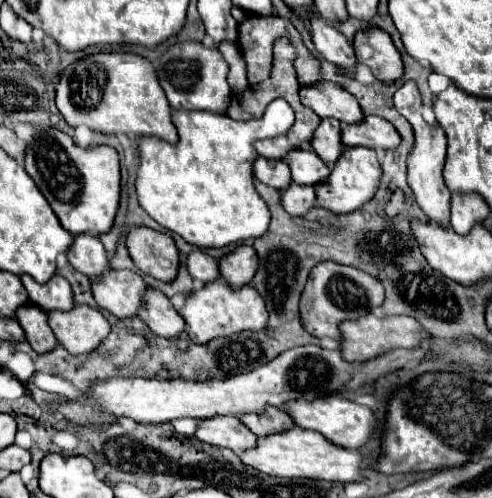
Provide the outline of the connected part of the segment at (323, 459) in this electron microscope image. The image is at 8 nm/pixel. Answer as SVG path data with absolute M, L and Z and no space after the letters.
M289 428L279 434L271 434L257 440L255 448L249 448L239 454L241 462L263 472L269 476L281 476L281 478L311 478L311 480L325 480L325 482L357 482L361 478L359 474L359 452L349 452L339 446L331 446L321 434L315 434L313 430L299 430Z

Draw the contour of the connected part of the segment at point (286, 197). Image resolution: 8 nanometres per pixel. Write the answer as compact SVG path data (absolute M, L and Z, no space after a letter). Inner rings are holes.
M291 184L281 194L281 206L291 214L291 216L303 216L311 206L315 206L315 188L311 186L299 186Z

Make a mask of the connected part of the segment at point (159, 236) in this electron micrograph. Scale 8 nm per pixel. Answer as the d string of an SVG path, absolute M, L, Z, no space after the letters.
M131 226L125 236L125 246L141 272L163 282L171 282L177 276L179 254L169 234L147 226Z

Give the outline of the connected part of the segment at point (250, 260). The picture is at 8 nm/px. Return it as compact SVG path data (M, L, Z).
M245 244L237 246L233 252L229 252L217 260L219 272L233 288L241 288L245 284L251 284L257 264L259 264L259 258L257 258L255 250Z

